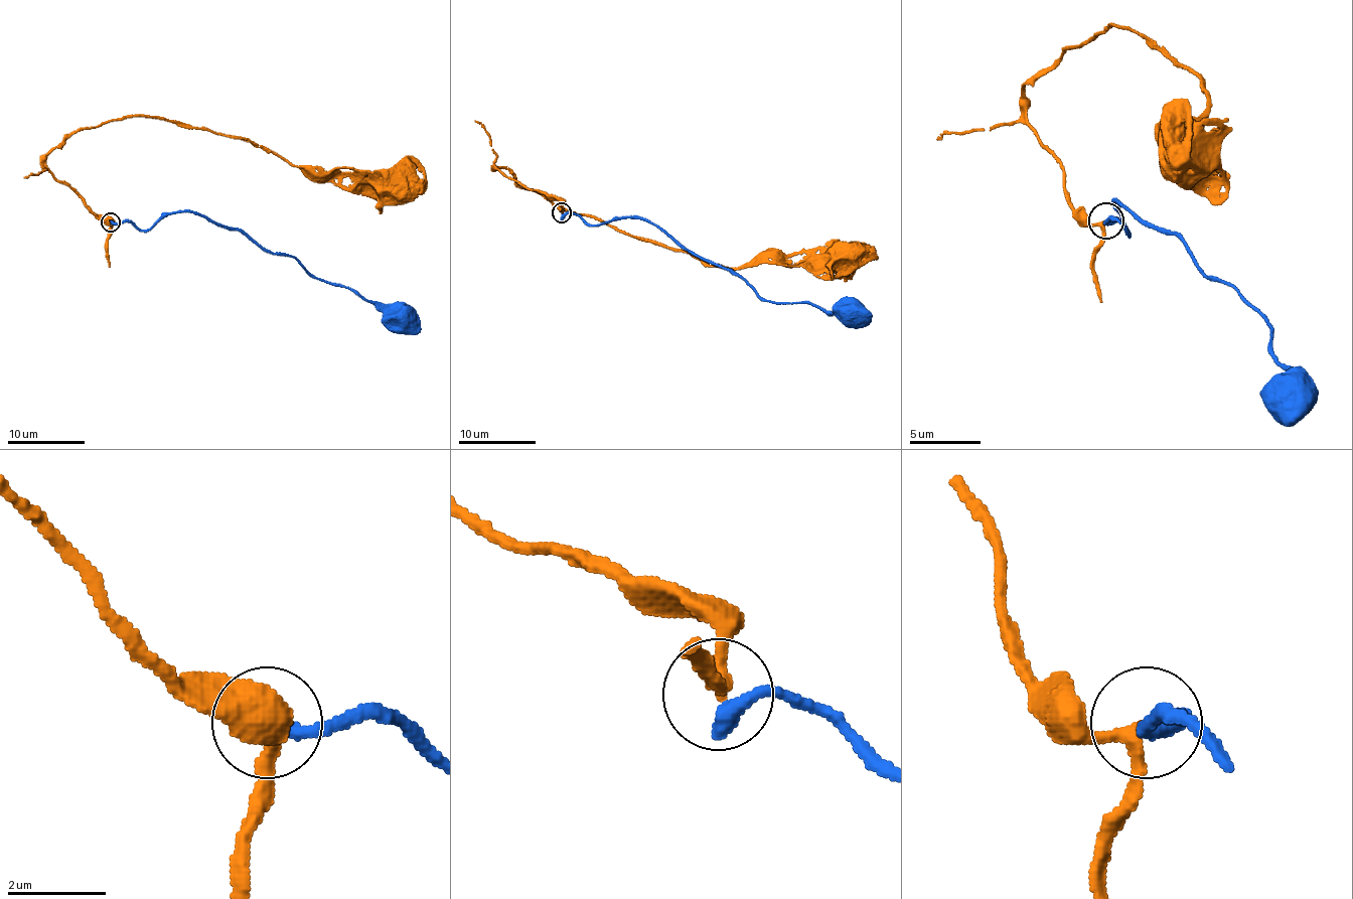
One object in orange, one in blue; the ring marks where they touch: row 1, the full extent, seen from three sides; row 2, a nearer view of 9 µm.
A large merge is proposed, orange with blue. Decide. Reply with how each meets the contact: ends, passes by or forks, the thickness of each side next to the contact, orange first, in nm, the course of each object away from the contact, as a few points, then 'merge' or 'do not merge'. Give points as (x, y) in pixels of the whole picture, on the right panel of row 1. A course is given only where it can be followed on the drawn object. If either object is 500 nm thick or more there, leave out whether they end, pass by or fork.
orange passes by; blue ends there; 240 nm thick on the orange side, 440 nm on the other; orange runs (1105, 219), (1069, 202), (1024, 86), (1126, 25), (1207, 93), (1176, 128), (1183, 152); blue runs (1108, 219), (1130, 234), (1119, 202), (1169, 231), (1207, 276), (1225, 280), (1267, 322), (1296, 400); do not merge

